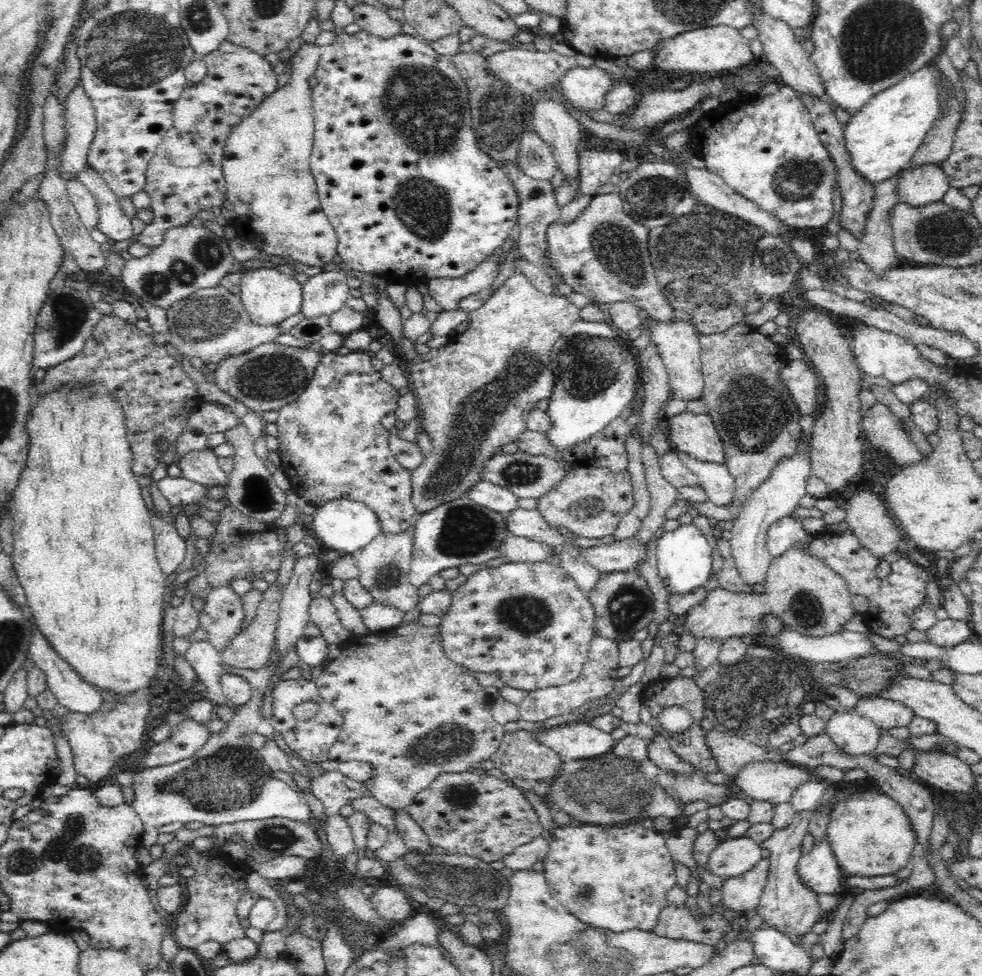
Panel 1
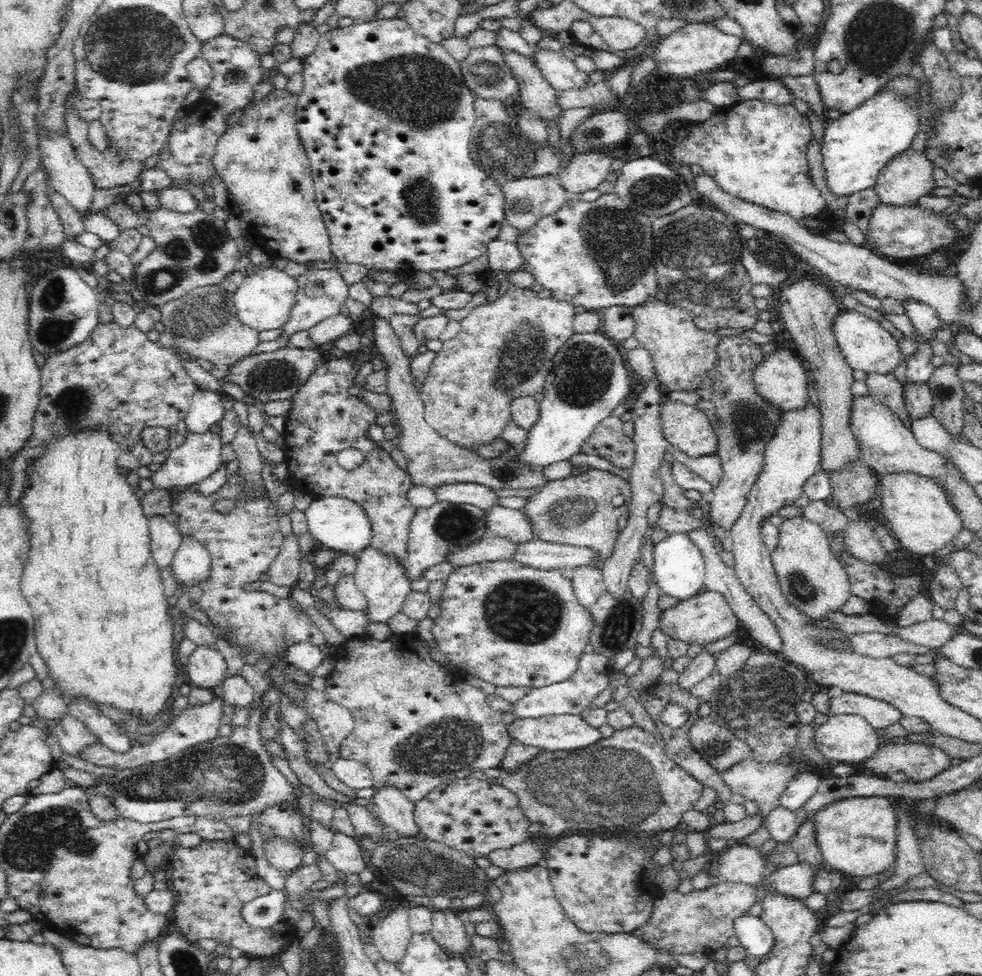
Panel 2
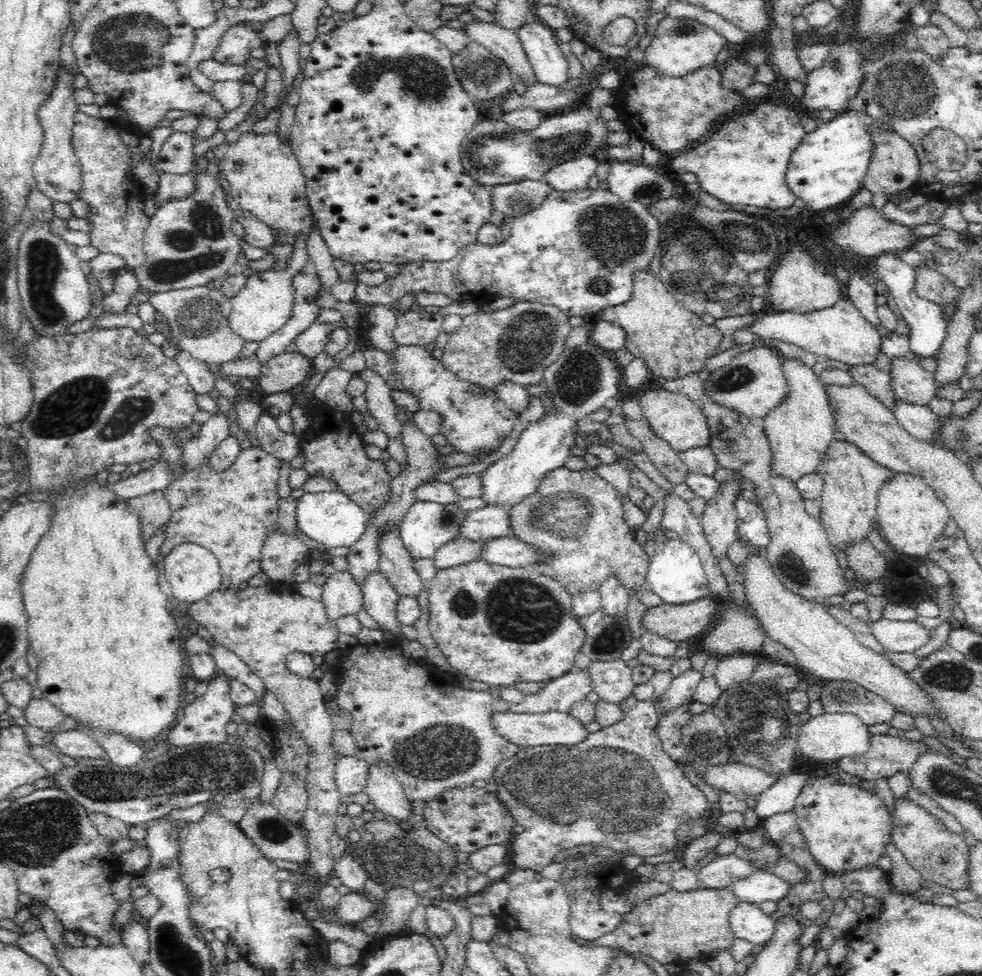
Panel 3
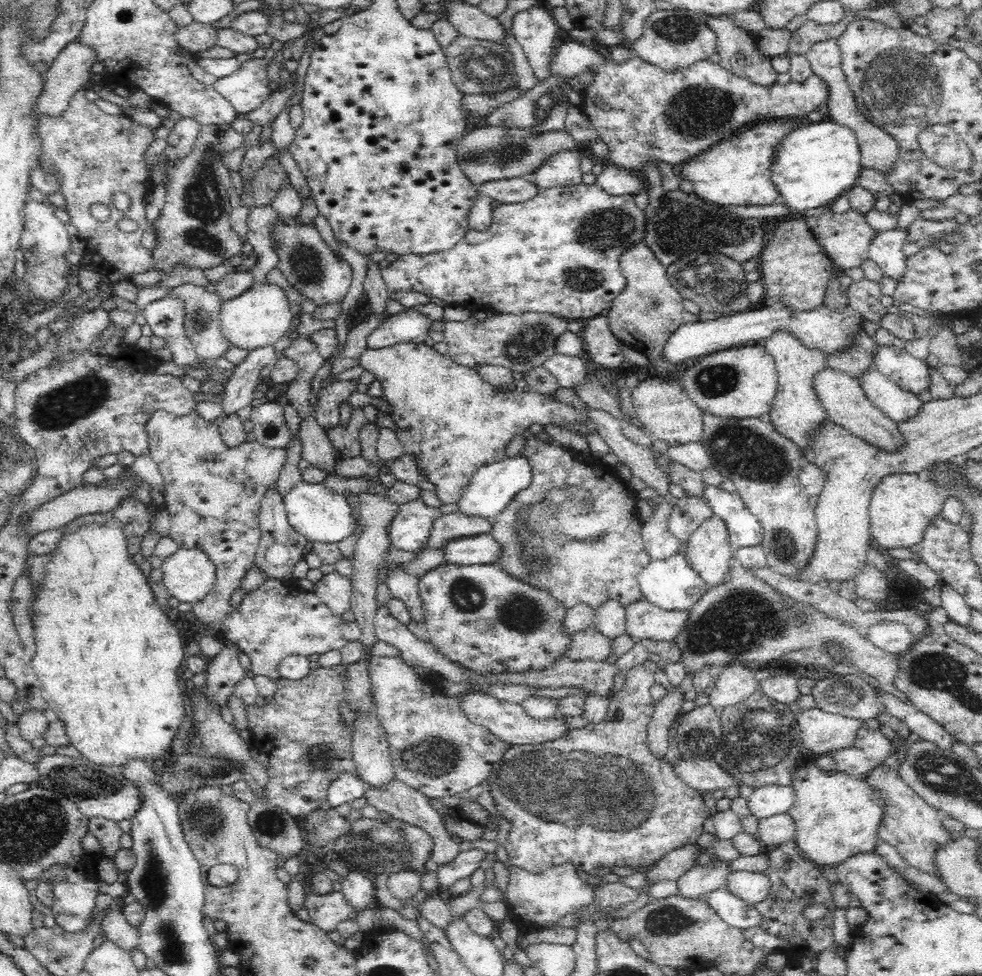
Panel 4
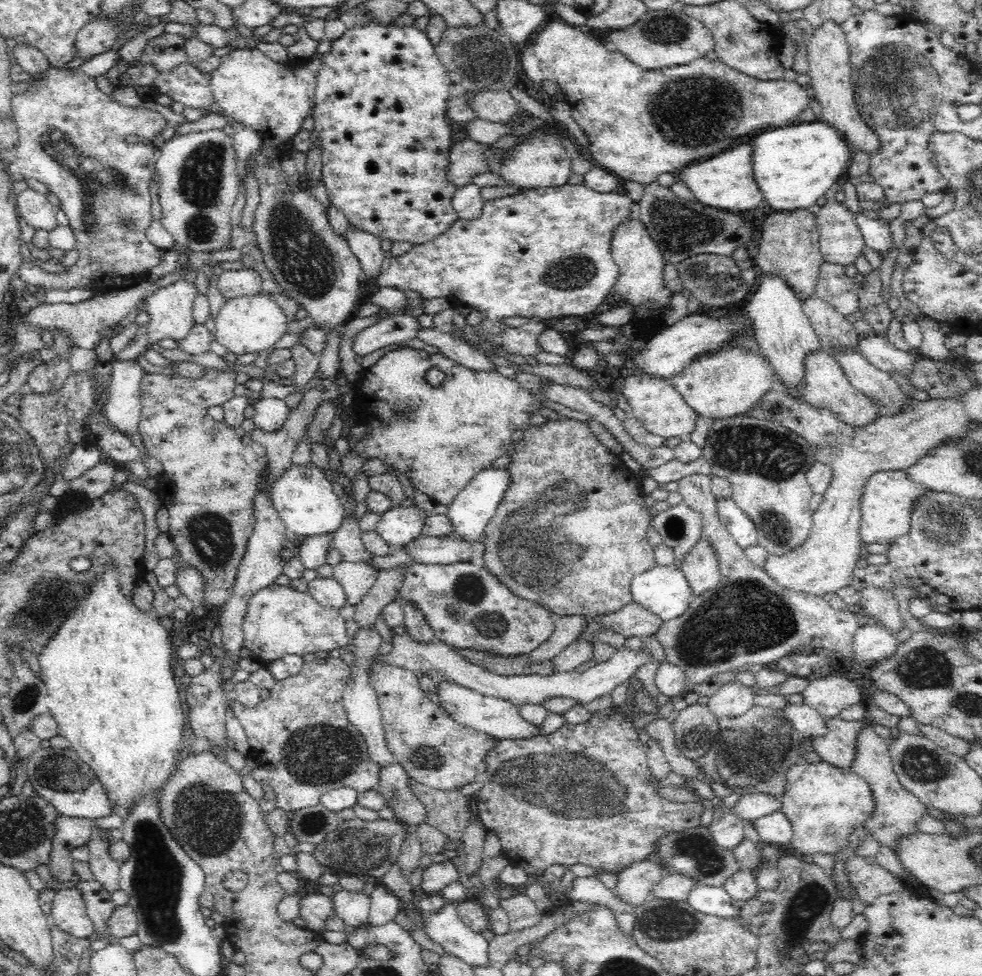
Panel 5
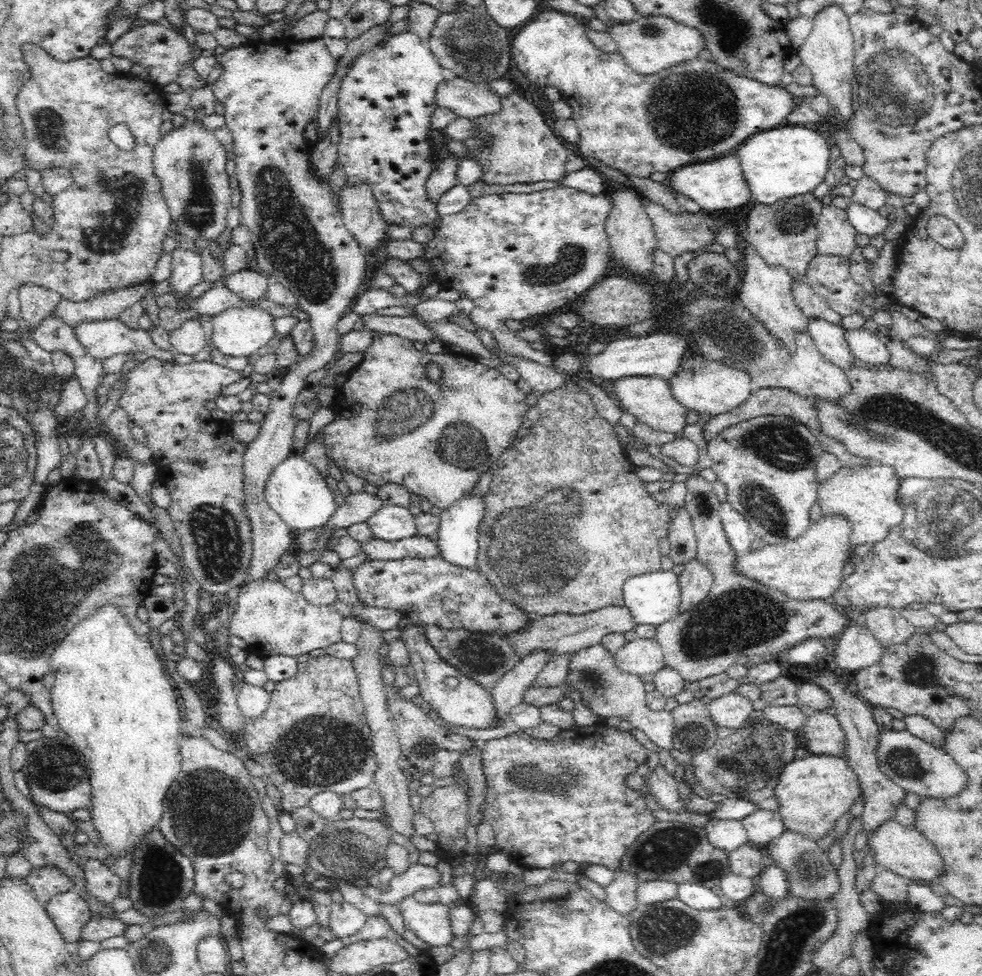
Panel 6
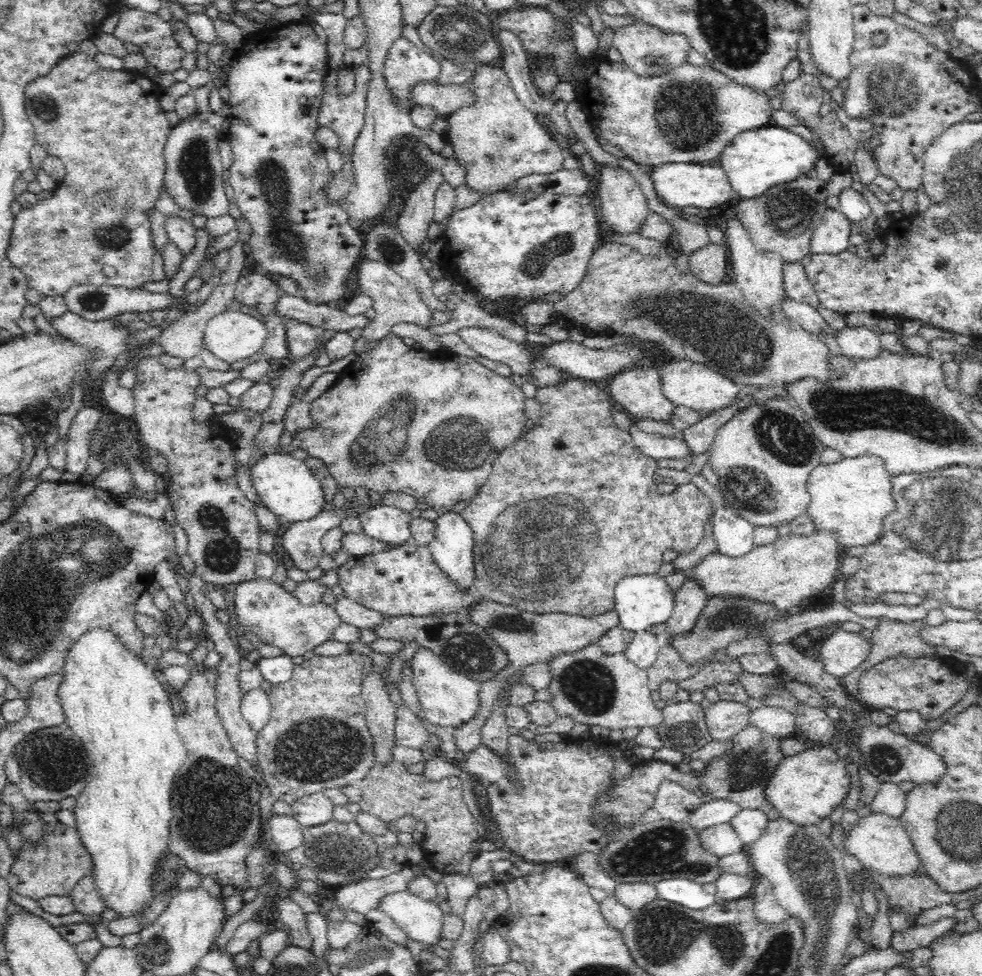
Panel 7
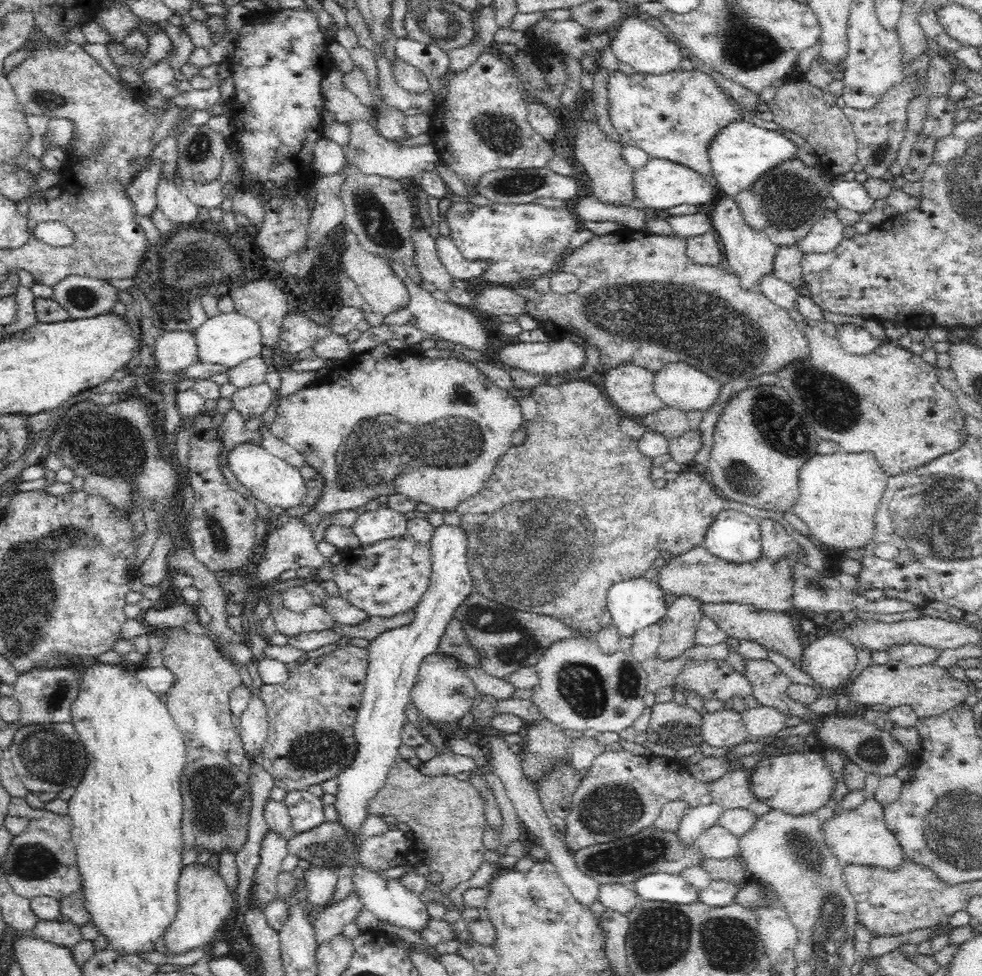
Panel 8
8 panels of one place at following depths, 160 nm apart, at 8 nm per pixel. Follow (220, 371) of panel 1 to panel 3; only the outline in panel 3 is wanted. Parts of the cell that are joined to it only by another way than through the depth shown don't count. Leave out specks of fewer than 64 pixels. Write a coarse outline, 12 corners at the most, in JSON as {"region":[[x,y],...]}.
{"region":[[298,352],[266,360],[253,380],[267,395],[297,391],[314,373]]}

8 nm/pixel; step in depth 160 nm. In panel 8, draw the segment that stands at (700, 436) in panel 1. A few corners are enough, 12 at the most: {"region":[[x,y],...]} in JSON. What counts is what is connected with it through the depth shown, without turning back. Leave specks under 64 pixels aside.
{"region":[[632,363],[605,370],[616,410],[646,416],[666,406],[655,373]]}

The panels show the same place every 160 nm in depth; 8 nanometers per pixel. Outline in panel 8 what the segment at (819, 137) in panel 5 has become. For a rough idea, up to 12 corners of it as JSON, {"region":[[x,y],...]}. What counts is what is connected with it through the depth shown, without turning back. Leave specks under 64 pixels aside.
{"region":[[744,119],[710,139],[721,195],[748,190],[767,170],[796,158],[779,132]]}

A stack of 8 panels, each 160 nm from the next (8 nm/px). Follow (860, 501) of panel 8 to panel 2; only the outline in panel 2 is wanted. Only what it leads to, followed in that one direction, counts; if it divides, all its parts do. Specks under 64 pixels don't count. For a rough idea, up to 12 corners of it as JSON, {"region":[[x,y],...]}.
{"region":[[912,472],[879,479],[898,546],[936,554],[963,528],[946,491]]}

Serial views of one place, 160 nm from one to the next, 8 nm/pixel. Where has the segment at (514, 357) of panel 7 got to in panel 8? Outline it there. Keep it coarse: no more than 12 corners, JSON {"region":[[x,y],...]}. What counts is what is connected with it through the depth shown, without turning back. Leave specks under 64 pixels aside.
{"region":[[386,258],[410,295],[385,324],[412,325],[481,353],[493,333],[476,315],[435,300]]}

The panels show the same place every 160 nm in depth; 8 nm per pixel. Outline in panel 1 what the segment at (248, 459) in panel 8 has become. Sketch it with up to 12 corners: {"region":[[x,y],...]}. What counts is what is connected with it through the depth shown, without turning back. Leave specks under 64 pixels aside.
{"region":[[337,498],[316,507],[311,534],[353,555],[381,533],[363,502]]}

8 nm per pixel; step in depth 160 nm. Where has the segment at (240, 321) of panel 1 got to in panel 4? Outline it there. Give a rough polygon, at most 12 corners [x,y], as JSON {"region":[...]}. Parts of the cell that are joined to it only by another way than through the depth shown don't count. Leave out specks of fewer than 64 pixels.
{"region":[[187,282],[168,290],[184,297],[185,332],[199,358],[230,349],[221,332],[216,292]]}

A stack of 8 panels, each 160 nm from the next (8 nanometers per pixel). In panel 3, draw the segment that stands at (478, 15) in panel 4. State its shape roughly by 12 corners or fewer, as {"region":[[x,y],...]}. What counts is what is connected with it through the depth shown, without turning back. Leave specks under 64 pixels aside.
{"region":[[478,19],[468,38],[498,55],[514,78],[537,81],[517,33]]}

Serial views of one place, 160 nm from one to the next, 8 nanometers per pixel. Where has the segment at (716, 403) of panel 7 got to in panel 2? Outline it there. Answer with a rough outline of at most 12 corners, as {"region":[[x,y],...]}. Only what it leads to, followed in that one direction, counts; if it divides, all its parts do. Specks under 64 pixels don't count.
{"region":[[785,348],[752,373],[755,391],[782,411],[808,404],[806,363]]}

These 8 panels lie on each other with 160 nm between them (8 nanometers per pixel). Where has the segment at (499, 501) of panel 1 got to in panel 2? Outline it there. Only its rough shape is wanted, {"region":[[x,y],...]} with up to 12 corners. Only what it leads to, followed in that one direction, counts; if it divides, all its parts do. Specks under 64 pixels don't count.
{"region":[[452,483],[435,488],[440,502],[473,504],[485,511],[498,495],[481,484]]}

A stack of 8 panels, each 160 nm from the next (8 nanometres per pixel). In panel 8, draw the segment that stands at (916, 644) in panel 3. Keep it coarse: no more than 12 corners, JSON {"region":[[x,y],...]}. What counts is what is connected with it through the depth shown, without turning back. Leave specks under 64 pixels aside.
{"region":[[826,634],[803,648],[801,670],[836,697],[856,647]]}

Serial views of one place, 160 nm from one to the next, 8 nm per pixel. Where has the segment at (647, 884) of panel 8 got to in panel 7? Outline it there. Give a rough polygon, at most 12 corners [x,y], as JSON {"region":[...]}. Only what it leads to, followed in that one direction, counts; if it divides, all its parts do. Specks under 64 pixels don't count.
{"region":[[682,878],[654,883],[658,899],[702,910],[718,902]]}

